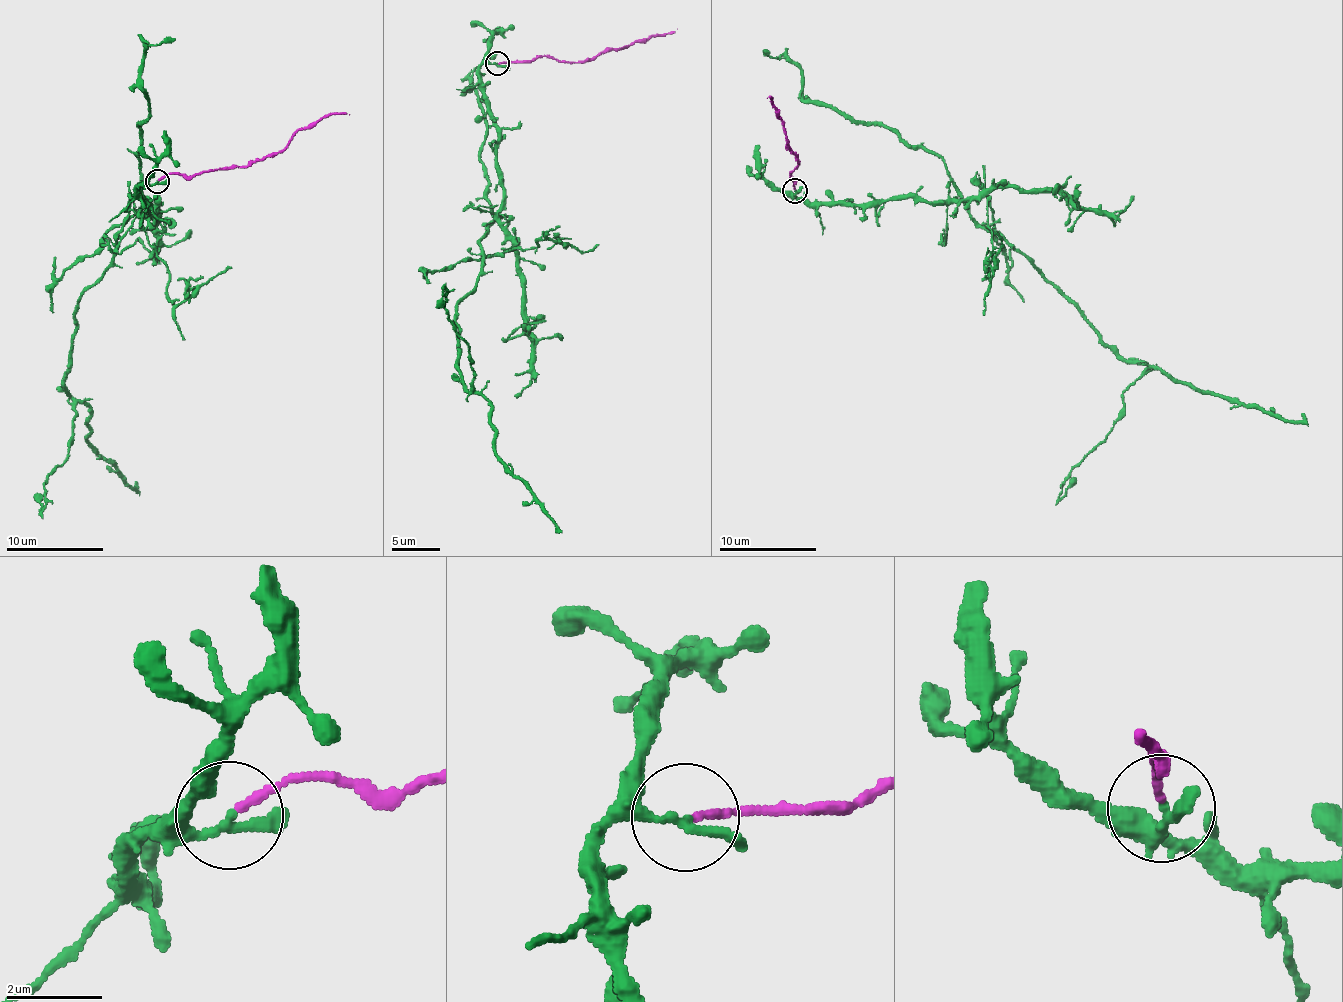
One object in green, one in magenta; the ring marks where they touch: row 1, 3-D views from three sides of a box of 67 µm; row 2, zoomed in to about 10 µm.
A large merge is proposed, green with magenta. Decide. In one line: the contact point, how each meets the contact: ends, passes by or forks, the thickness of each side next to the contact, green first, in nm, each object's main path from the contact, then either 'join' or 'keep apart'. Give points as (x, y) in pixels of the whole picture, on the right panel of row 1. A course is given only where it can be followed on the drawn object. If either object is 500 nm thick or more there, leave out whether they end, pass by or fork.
(795, 191) | green passes by | magenta ends | 180/160 nm | green via (794, 191), (801, 202), (864, 205), (959, 198), (980, 224), (1025, 252), (1123, 357), (1307, 426) | magenta via (794, 189), (795, 179), (790, 174), (799, 162), (771, 105), (772, 98), (766, 98) | keep apart

